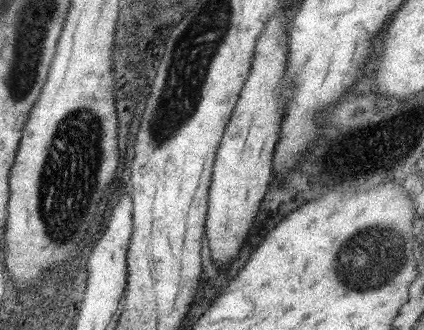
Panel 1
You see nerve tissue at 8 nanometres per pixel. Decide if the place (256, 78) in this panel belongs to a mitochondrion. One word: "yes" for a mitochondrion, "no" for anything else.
no

